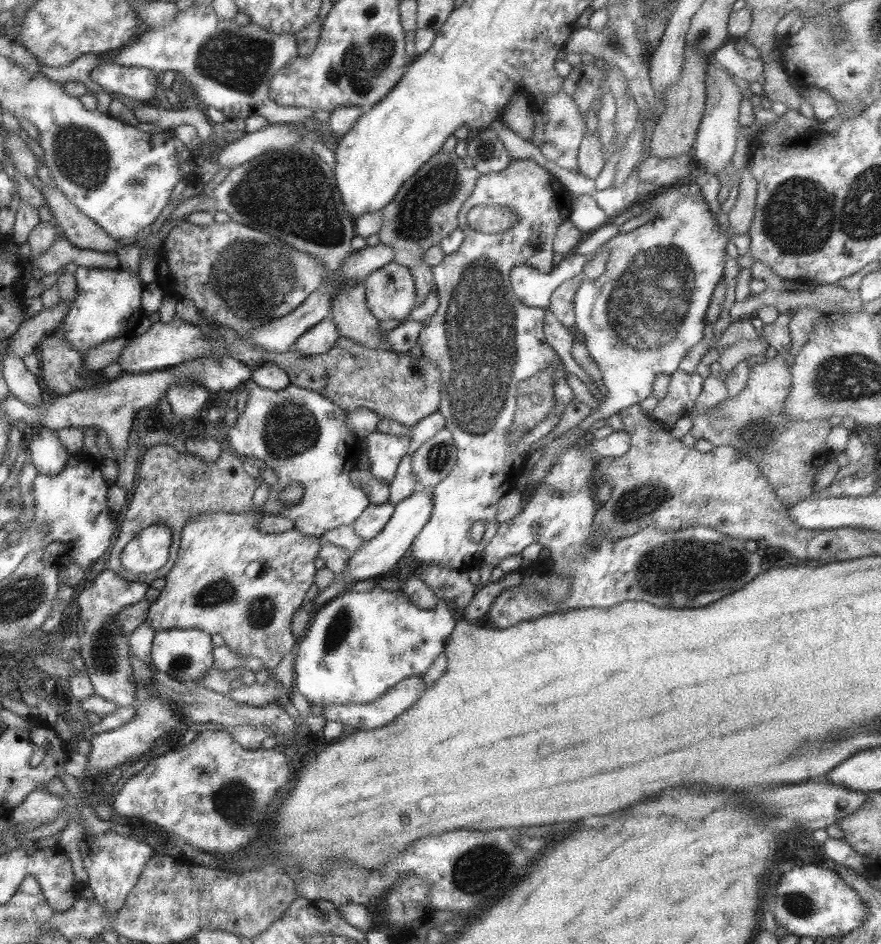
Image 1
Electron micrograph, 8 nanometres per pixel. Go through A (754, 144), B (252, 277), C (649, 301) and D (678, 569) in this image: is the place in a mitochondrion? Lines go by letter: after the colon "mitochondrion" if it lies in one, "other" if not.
A: other
B: mitochondrion
C: mitochondrion
D: mitochondrion

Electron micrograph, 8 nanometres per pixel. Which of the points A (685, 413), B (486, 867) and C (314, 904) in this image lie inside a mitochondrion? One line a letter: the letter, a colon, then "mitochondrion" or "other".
A: other
B: mitochondrion
C: other

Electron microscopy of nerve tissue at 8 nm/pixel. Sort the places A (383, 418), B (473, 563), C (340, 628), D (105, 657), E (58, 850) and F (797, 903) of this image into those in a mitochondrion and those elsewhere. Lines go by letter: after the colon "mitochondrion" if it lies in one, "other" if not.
A: other
B: other
C: mitochondrion
D: mitochondrion
E: other
F: mitochondrion

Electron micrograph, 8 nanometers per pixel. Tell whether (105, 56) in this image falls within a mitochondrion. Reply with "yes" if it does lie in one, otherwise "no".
no

